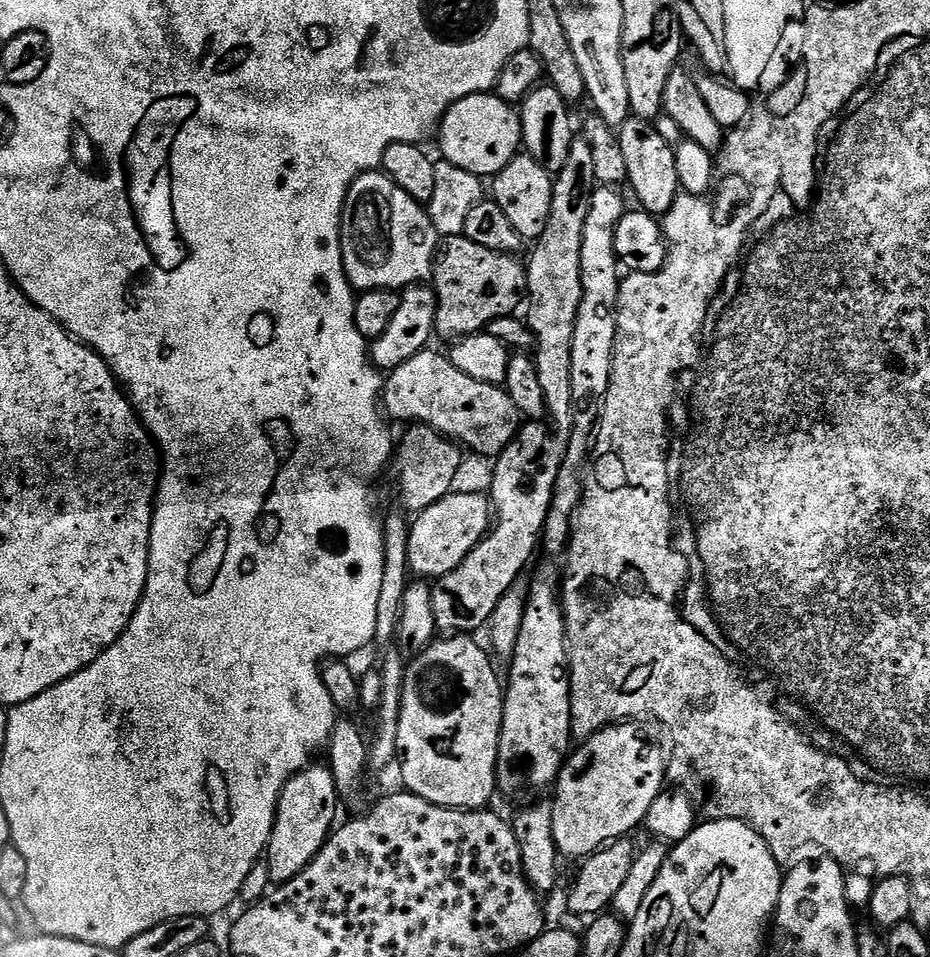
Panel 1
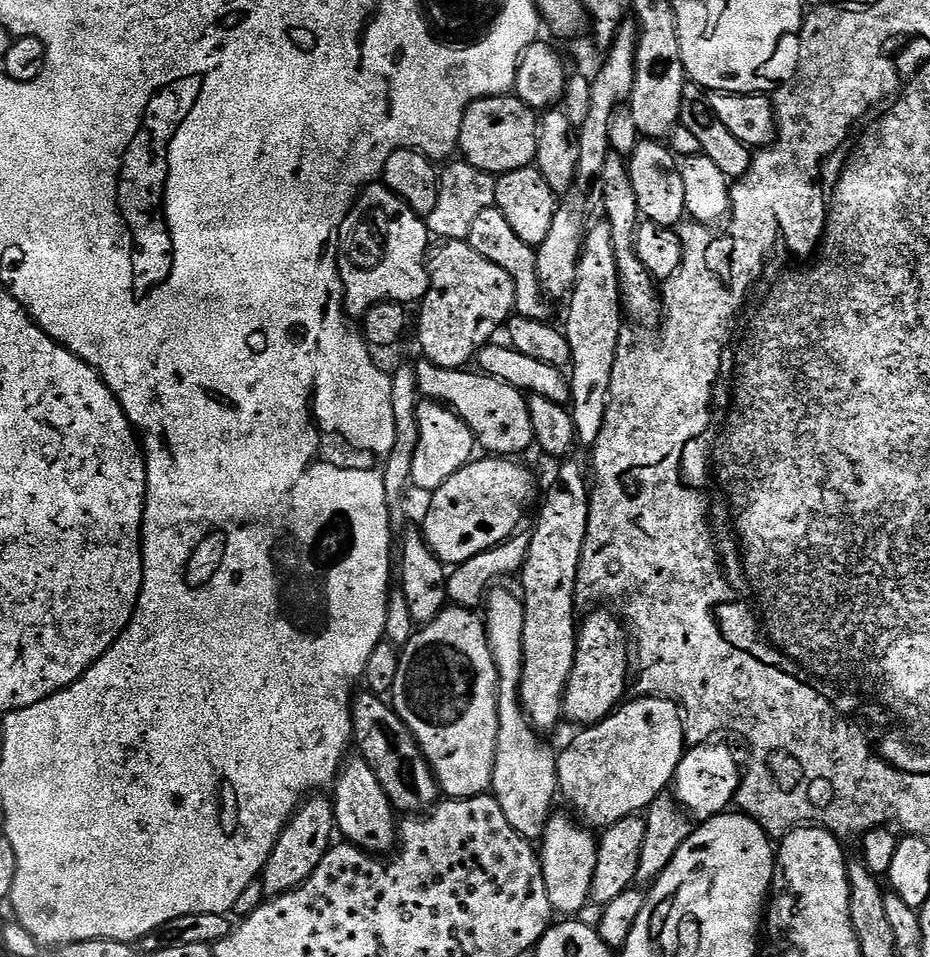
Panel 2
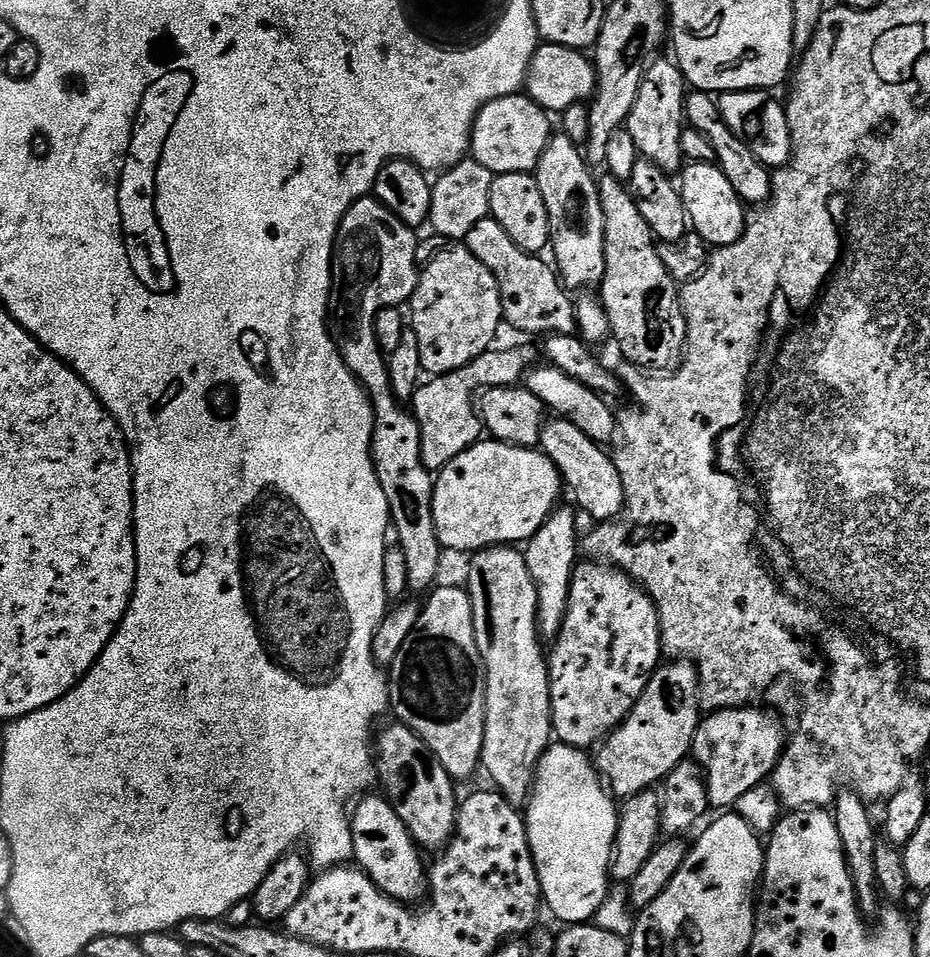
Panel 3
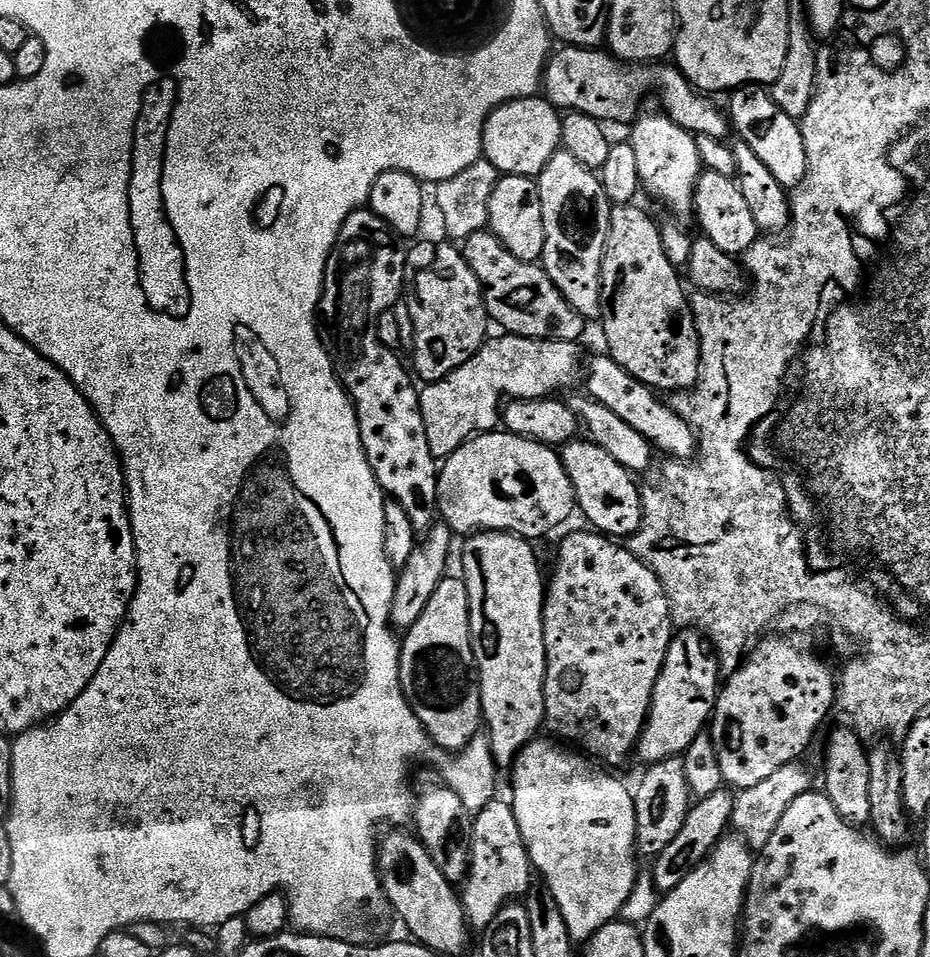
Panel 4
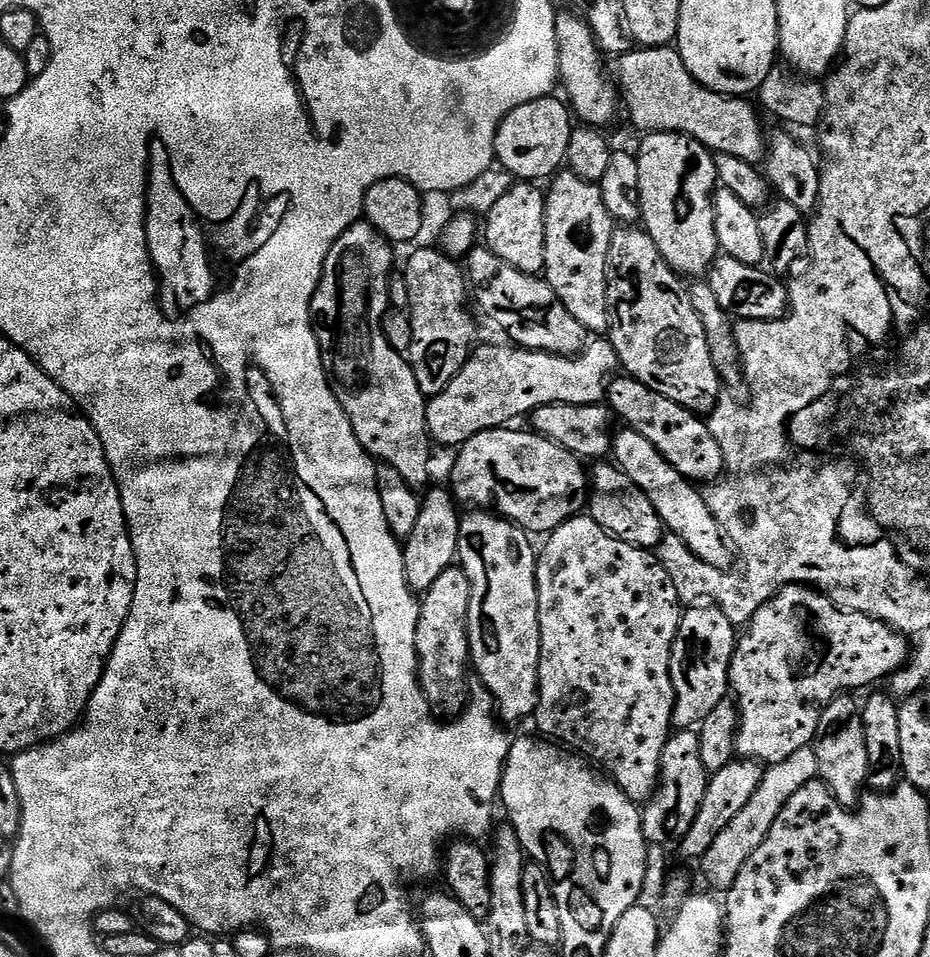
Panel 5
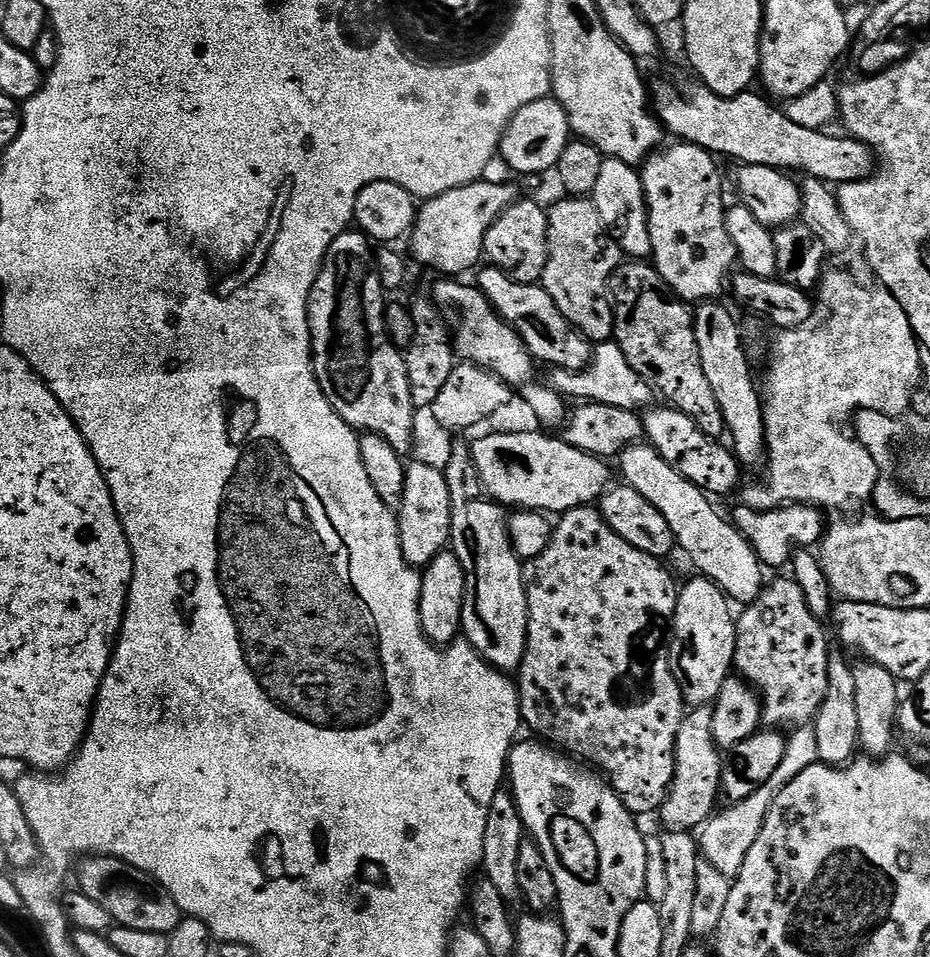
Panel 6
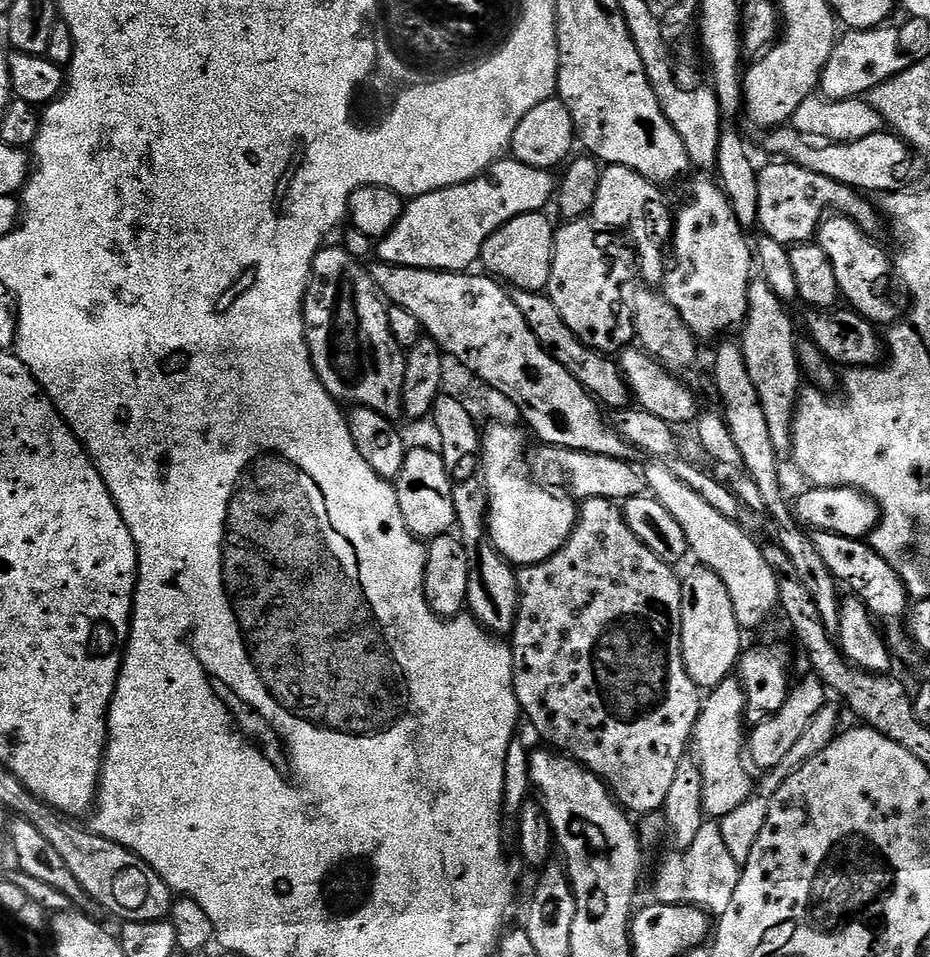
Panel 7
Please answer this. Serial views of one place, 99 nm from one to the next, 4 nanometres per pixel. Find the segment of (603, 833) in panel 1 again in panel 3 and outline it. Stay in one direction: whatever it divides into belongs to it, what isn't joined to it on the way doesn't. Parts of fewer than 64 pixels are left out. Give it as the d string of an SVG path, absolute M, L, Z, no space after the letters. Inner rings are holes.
M683 658L661 663L642 698L619 728L599 745L594 763L613 797L627 798L655 789L691 753L692 739L702 719L700 674L693 661Z

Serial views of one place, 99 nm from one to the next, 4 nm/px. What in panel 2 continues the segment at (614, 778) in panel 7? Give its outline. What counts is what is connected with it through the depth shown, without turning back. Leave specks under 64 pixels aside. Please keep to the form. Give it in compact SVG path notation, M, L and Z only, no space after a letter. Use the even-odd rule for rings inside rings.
M615 611L592 612L588 617L583 617L578 628L576 638L576 664L570 670L568 685L564 688L563 715L568 716L576 726L591 726L606 719L612 712L620 707L625 699L624 687L630 684L630 636L622 623L621 617Z

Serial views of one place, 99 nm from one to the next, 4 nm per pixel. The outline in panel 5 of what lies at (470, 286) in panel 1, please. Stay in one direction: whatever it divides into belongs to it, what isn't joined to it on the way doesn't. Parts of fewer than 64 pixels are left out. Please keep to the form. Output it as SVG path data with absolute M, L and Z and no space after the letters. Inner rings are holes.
M439 247L419 248L408 256L408 265L402 269L402 275L409 290L409 309L412 318L412 351L410 363L414 370L414 378L418 378L420 393L426 398L436 396L455 378L474 351L472 339L476 336L476 324L468 313L470 304L470 288L466 283L466 272L460 268L455 259L447 256Z

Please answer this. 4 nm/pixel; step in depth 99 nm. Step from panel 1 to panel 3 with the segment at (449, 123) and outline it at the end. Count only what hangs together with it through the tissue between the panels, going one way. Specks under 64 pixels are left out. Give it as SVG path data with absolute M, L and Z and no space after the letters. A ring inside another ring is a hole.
M527 94L503 96L497 100L491 100L489 104L481 108L472 124L471 159L477 160L497 176L514 174L515 172L535 173L538 162L542 158L549 140L554 135L554 129L552 129L552 124L548 120L551 120L549 113L545 112L542 106L534 103Z

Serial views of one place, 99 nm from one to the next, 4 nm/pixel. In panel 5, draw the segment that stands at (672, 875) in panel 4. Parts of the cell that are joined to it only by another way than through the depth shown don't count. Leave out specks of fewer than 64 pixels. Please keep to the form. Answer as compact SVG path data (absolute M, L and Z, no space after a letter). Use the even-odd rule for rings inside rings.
M737 758L731 760L729 764L724 764L722 770L709 775L702 806L698 806L698 814L694 818L690 830L686 830L686 834L678 841L682 859L694 860L694 862L702 860L707 850L713 845L714 838L726 829L726 826L745 809L746 802L753 798L754 792L758 790L759 784L764 778L765 771L765 765L761 764L759 760Z

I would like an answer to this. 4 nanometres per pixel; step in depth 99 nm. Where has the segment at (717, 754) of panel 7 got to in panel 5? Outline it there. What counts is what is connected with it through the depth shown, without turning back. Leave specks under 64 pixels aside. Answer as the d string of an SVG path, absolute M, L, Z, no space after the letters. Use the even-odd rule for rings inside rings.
M692 730L673 731L662 750L660 783L651 800L642 808L644 838L649 844L675 845L686 834L686 830L690 830L698 814L698 806L702 806L709 775L702 758L698 758L697 733Z

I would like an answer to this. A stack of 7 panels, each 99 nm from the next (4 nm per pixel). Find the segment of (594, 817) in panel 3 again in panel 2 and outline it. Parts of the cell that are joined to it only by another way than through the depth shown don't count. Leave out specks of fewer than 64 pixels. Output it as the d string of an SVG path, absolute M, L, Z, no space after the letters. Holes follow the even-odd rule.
M553 815L538 848L550 902L557 913L564 912L560 914L576 914L589 903L598 847L597 837L595 835L592 837L593 833L587 827L579 828L571 820L573 817L568 816Z

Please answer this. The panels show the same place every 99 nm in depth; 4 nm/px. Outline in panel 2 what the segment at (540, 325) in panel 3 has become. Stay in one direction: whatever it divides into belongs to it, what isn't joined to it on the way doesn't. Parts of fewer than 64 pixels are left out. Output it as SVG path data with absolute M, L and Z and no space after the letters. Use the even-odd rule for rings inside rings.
M495 206L482 210L477 218L470 225L470 232L466 243L482 258L494 262L494 266L502 266L506 274L514 282L514 309L515 315L524 316L527 319L543 320L549 319L552 308L549 297L545 296L540 279L538 278L538 262L536 261L536 248L533 245L522 242L518 234L514 234L514 229L510 227L510 222L506 222L506 217L498 211Z

